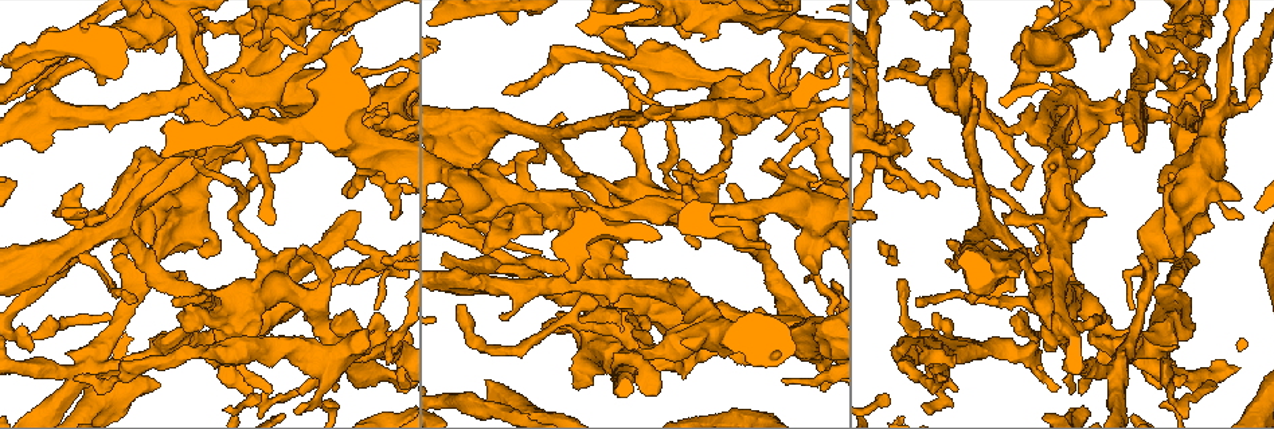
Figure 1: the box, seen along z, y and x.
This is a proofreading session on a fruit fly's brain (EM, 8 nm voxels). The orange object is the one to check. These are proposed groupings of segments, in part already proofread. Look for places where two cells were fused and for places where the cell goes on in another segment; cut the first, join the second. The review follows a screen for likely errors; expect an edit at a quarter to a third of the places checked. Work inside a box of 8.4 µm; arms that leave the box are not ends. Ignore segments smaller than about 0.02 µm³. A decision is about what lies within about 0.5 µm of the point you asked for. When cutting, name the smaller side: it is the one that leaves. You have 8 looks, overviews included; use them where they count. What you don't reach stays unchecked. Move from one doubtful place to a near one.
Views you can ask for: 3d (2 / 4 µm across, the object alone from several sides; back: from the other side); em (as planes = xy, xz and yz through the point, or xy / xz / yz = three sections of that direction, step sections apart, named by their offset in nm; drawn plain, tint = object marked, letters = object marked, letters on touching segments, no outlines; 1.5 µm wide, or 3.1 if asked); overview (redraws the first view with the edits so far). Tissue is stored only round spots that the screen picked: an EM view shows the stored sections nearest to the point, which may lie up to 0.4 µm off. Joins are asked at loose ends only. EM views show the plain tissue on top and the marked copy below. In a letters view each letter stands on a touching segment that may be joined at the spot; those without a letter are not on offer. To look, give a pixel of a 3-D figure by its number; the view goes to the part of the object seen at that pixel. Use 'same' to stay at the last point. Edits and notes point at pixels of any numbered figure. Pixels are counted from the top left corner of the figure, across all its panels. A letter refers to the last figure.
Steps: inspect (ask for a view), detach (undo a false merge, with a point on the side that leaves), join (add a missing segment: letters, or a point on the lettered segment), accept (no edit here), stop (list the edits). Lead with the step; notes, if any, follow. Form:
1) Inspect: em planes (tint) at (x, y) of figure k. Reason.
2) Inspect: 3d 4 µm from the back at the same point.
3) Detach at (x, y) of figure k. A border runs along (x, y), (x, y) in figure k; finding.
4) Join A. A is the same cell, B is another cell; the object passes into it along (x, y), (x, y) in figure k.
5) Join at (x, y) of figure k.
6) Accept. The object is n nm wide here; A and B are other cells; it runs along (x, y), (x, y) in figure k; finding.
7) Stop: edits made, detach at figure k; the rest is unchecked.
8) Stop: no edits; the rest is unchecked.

Inspect: em planes (letters) at (1068, 186) of figure 1. An open end.

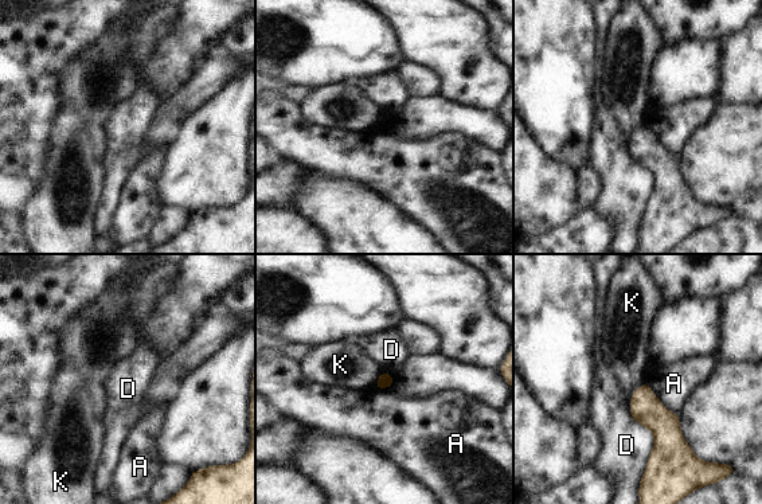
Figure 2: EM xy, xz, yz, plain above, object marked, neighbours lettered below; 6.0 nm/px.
Accept. A, D and K are other cells; a border runs along (648, 382), (652, 393), (678, 414) in figure 2; none of them fits.

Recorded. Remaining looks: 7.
Inspect: 3d 4 µm at (624, 77) of figure 1. Tapers out.

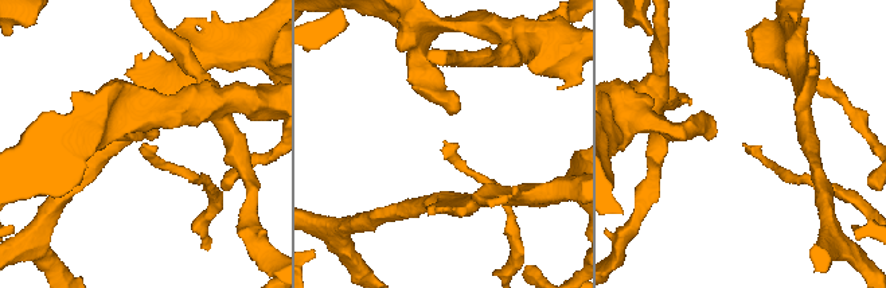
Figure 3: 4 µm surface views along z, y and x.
Inspect: em planes (letters) at (447, 146) of figure 3. Need the tissue.

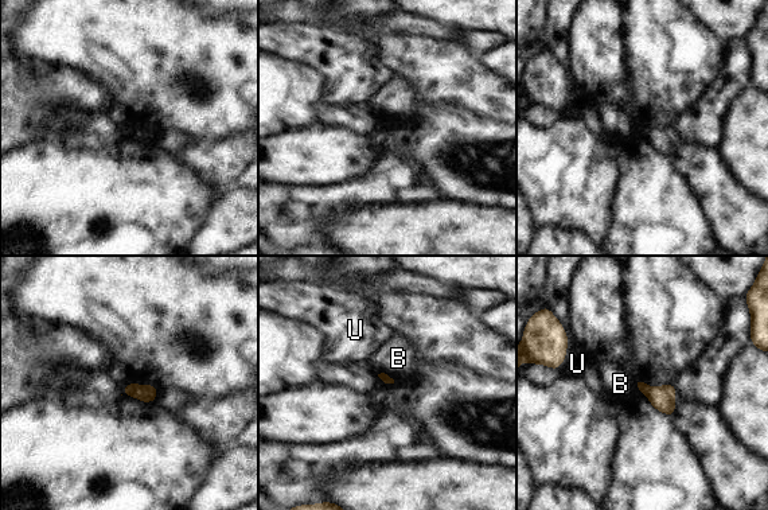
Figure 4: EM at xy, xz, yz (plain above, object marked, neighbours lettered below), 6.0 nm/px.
Accept. B and U are other cells; a border runs along (634, 380), (638, 389) in figure 4; none of them fits.

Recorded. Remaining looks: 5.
Inspect: em planes (tint) at (1165, 195) of figure 1. Touches itself.

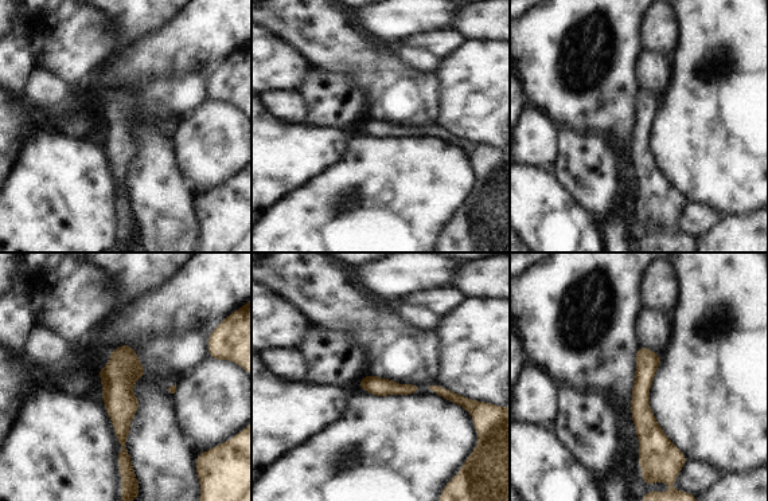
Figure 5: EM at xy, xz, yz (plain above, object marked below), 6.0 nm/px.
Inspect: em planes (letters) at the same point.

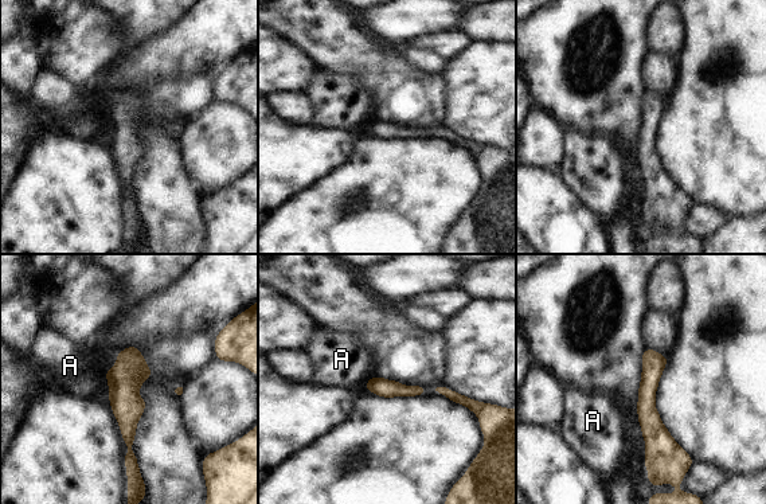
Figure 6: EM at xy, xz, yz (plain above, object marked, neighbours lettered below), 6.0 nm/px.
Accept. A is another cell; a border runs along (105, 375), (109, 398) in figure 6; one cell here.

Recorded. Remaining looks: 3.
Inspect: em yz step 8 (letters) at (1171, 122) of figure 1. Free end.

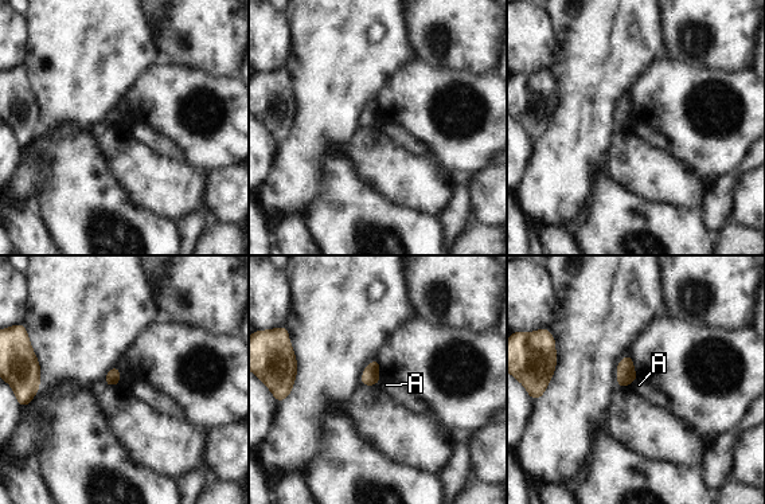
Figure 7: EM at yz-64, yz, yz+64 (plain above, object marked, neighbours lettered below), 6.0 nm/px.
Accept. A is another cell; a border runs along (637, 376), (628, 385) in figure 7; no lettered segment goes on from it.

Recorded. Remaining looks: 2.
Stop: no edits; the rest is unchecked.

